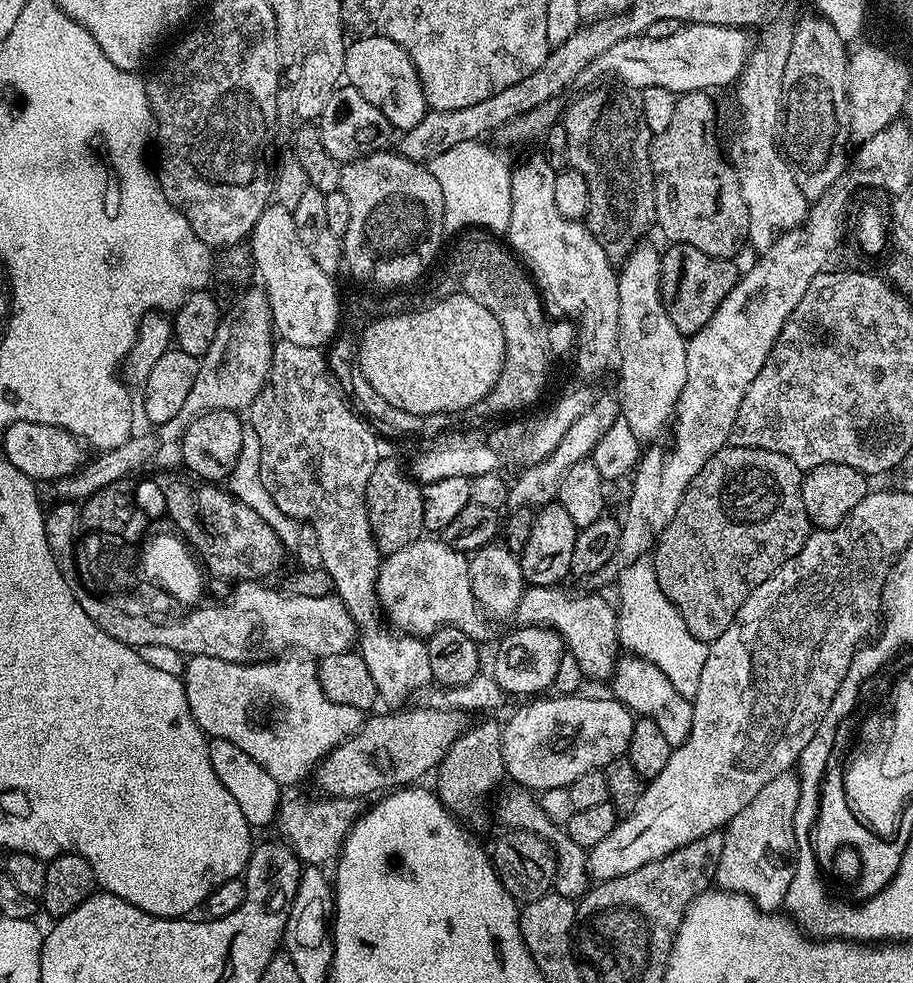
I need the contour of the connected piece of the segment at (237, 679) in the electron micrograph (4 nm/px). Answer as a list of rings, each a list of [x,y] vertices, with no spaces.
[[[280,654],[275,658],[264,658],[259,662],[233,662],[222,658],[194,656],[185,664],[188,665],[185,666],[184,672],[182,671],[182,679],[186,690],[186,702],[190,702],[190,712],[194,714],[194,722],[198,722],[198,726],[205,736],[214,740],[234,742],[238,746],[238,750],[246,750],[246,754],[250,754],[250,758],[254,758],[254,762],[258,762],[258,766],[262,766],[262,770],[269,772],[270,778],[274,778],[274,782],[278,782],[281,786],[296,784],[299,780],[306,779],[307,776],[309,779],[315,773],[316,765],[325,756],[332,753],[343,740],[354,735],[364,725],[366,719],[365,713],[359,712],[354,706],[335,704],[330,702],[330,698],[326,698],[326,694],[322,694],[322,686],[318,682],[318,674],[316,673],[316,664],[304,654]]]

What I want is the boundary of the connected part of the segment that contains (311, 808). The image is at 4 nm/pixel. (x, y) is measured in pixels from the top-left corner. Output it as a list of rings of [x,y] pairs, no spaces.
[[[329,796],[320,800],[288,800],[280,805],[278,825],[280,832],[289,848],[295,852],[296,857],[308,866],[324,866],[335,861],[344,845],[344,839],[352,825],[361,815],[361,801],[347,800],[341,796]]]

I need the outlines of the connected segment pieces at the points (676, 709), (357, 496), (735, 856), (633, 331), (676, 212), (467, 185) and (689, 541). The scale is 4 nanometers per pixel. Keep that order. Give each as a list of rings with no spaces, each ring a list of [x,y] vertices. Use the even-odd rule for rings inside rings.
[[[639,658],[617,659],[616,671],[610,677],[612,684],[611,699],[619,700],[629,712],[640,718],[651,718],[658,722],[658,730],[662,730],[666,742],[673,746],[686,742],[692,725],[692,701],[687,696],[678,694],[674,686],[670,686],[670,678],[658,670],[648,660]]]
[[[282,339],[275,341],[268,380],[265,382],[264,388],[258,396],[254,398],[252,404],[246,409],[246,420],[254,430],[254,434],[258,434],[258,446],[262,446],[260,477],[262,478],[262,486],[266,486],[270,498],[274,498],[274,506],[278,506],[278,510],[282,510],[282,514],[286,514],[289,520],[293,522],[304,520],[300,522],[312,528],[318,538],[319,549],[322,552],[322,562],[324,564],[323,569],[325,572],[328,572],[329,577],[333,580],[335,595],[340,597],[340,601],[344,603],[348,613],[352,616],[352,621],[356,623],[358,629],[358,651],[374,678],[377,697],[383,703],[385,700],[388,706],[403,705],[400,704],[403,700],[410,699],[415,692],[422,691],[427,684],[431,685],[433,678],[432,671],[430,670],[430,654],[428,653],[427,643],[419,636],[409,636],[407,632],[393,630],[389,627],[382,619],[380,599],[376,597],[376,572],[380,569],[382,553],[376,544],[376,539],[372,536],[372,527],[368,521],[368,506],[366,503],[366,482],[370,482],[370,474],[376,469],[377,462],[382,459],[382,452],[380,452],[379,446],[376,445],[375,434],[364,425],[366,423],[365,417],[358,414],[357,409],[346,399],[340,385],[333,379],[333,375],[329,371],[327,355],[321,349],[311,348],[310,346],[297,346],[294,342],[286,342]]]
[[[784,772],[774,782],[766,782],[758,794],[723,829],[724,845],[716,867],[715,883],[729,892],[751,896],[763,912],[785,907],[784,896],[792,885],[796,854],[796,811],[800,797],[800,777]]]
[[[648,242],[641,243],[633,248],[628,259],[623,261],[618,268],[618,326],[620,333],[618,334],[618,365],[620,364],[620,396],[618,395],[618,403],[620,406],[620,416],[630,424],[630,428],[641,442],[656,442],[660,435],[665,435],[666,429],[671,425],[676,414],[676,403],[682,394],[682,388],[686,386],[686,338],[678,330],[678,326],[674,326],[674,322],[670,322],[670,314],[666,314],[666,306],[660,301],[660,258],[661,253],[655,252],[648,245]]]
[[[707,91],[688,92],[676,101],[674,119],[666,130],[655,133],[648,153],[654,174],[656,224],[672,244],[694,246],[702,254],[731,260],[748,238],[748,211],[740,190],[741,173],[716,149],[716,104]]]
[[[480,140],[462,142],[430,162],[438,186],[442,186],[444,199],[444,226],[449,233],[459,228],[468,228],[471,224],[481,224],[484,228],[493,228],[500,234],[508,231],[508,181],[509,165],[500,164],[500,160]]]
[[[725,446],[722,450],[718,450],[718,454],[714,454],[714,458],[710,458],[710,462],[706,462],[706,466],[702,466],[702,470],[698,470],[698,474],[690,482],[682,502],[678,502],[678,511],[674,514],[674,518],[670,518],[670,526],[666,526],[666,530],[662,530],[662,534],[656,539],[655,548],[650,553],[652,569],[658,578],[658,586],[662,586],[662,594],[666,594],[666,598],[670,598],[670,602],[678,610],[682,622],[686,622],[686,630],[690,630],[690,634],[694,634],[694,638],[711,642],[721,636],[726,630],[726,626],[730,626],[730,622],[734,622],[738,610],[742,610],[742,602],[746,602],[746,598],[750,598],[750,594],[754,594],[754,590],[758,590],[758,586],[762,586],[762,582],[766,582],[766,578],[774,575],[787,560],[794,558],[794,554],[798,554],[798,550],[802,550],[802,546],[814,531],[812,519],[806,514],[806,502],[802,502],[803,485],[804,472],[798,465],[790,462],[790,458],[786,458],[782,454],[774,454],[770,450],[761,448]]]

